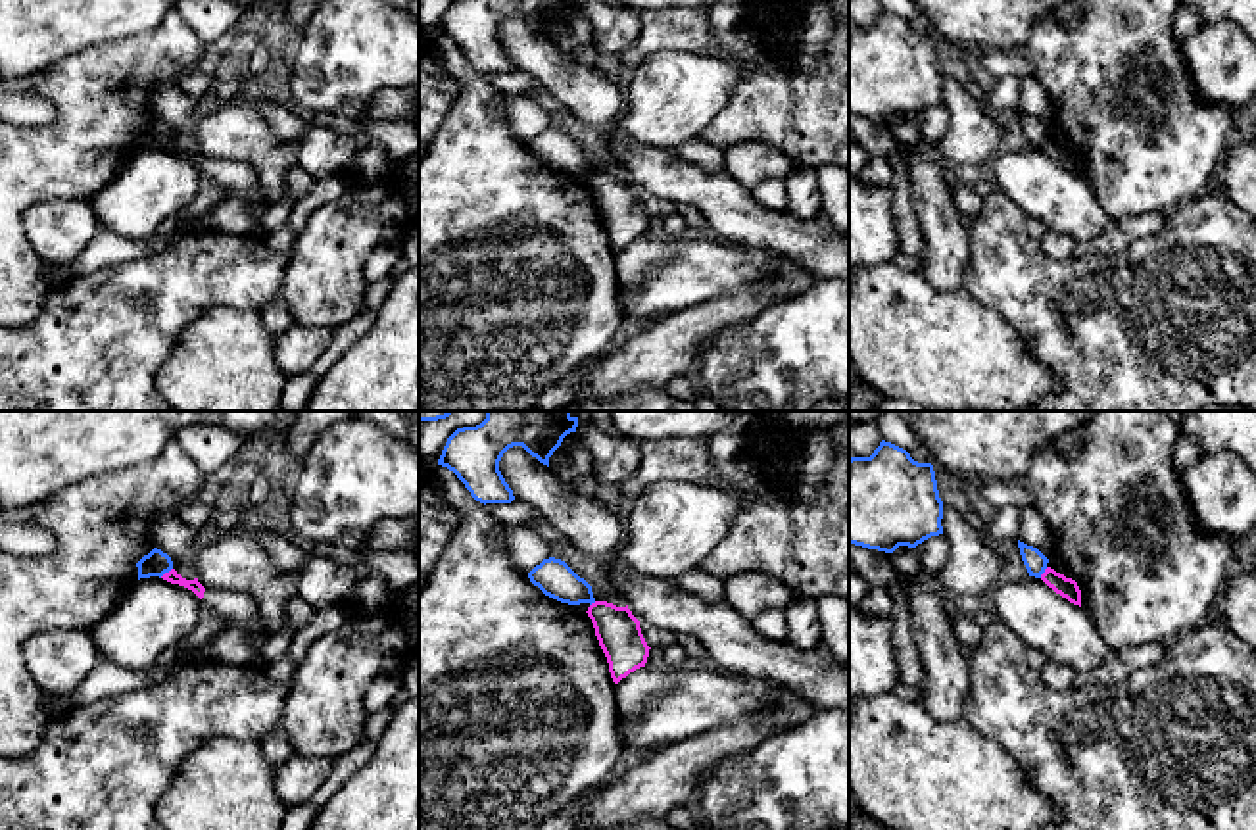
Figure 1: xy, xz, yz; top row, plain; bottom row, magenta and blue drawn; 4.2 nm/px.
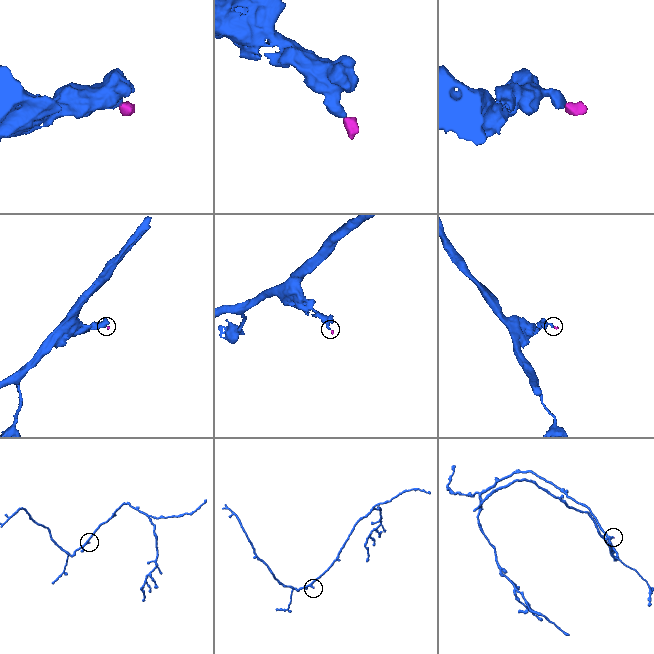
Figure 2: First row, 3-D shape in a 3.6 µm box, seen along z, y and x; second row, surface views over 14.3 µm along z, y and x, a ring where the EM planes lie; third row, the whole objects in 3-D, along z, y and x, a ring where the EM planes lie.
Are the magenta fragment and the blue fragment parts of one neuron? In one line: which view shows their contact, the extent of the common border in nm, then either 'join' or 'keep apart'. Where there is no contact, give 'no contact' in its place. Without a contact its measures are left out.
xy | 70 nm | keep apart

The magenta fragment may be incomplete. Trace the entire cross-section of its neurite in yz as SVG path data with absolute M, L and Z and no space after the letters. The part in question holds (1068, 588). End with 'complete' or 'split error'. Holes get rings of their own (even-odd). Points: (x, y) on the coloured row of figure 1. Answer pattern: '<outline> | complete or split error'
M1047 567L1041 574L1041 580L1052 588L1056 594L1066 598L1070 603L1081 607L1081 590L1075 580L1066 578L1064 574L1056 573L1054 569Z | complete

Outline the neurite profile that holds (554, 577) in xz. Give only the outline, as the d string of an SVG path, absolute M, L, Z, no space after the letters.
M549 557L536 565L528 578L538 586L545 596L568 603L595 603L592 586L580 578L565 561Z

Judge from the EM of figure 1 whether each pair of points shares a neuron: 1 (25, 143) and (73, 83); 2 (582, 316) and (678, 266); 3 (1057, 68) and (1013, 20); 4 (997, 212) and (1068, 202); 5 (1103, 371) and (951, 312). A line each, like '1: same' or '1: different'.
1: same
2: different
3: different
4: different
5: different

